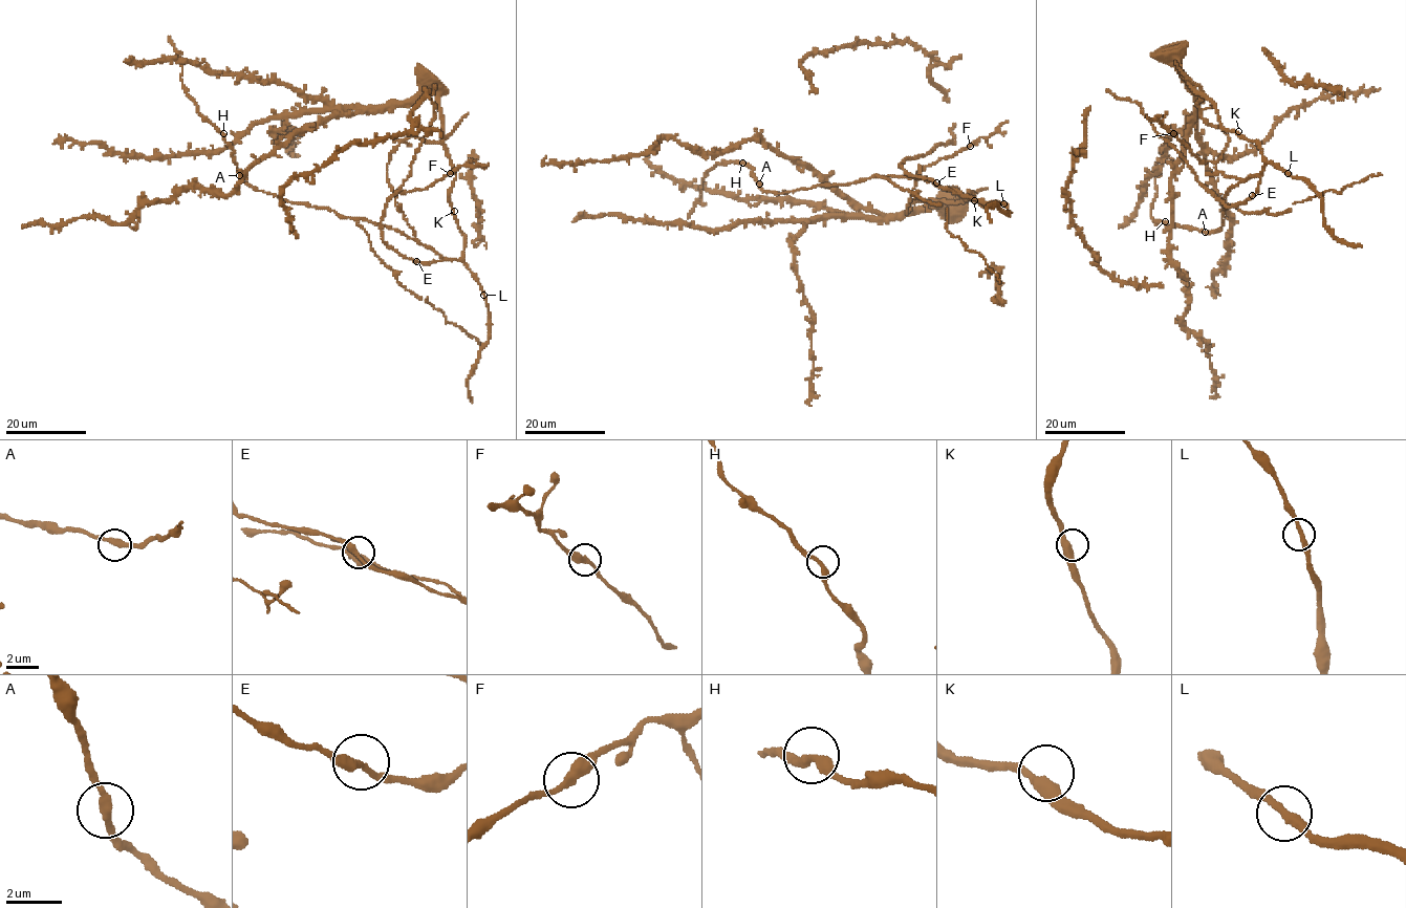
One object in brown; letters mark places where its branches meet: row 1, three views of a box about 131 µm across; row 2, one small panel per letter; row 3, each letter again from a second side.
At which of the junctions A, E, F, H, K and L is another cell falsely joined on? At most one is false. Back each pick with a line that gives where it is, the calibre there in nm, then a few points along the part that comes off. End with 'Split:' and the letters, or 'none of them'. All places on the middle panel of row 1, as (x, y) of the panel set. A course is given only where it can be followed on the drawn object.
Split: none of them

